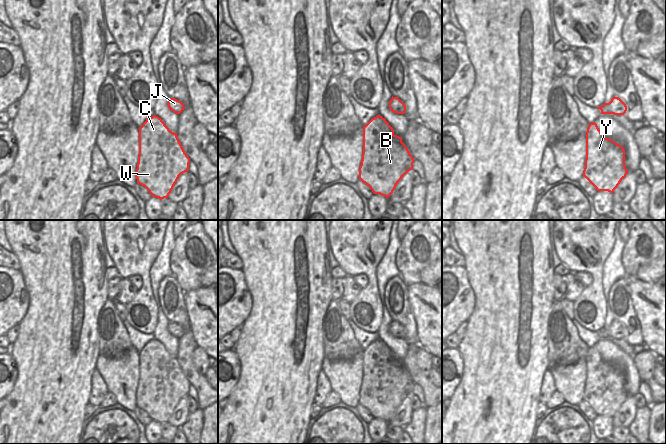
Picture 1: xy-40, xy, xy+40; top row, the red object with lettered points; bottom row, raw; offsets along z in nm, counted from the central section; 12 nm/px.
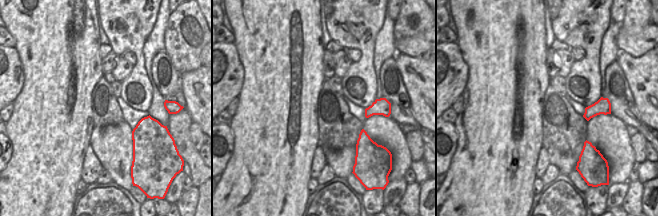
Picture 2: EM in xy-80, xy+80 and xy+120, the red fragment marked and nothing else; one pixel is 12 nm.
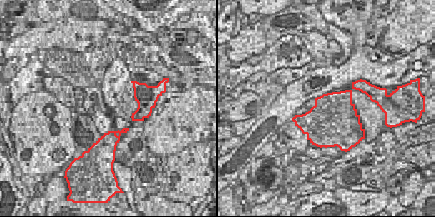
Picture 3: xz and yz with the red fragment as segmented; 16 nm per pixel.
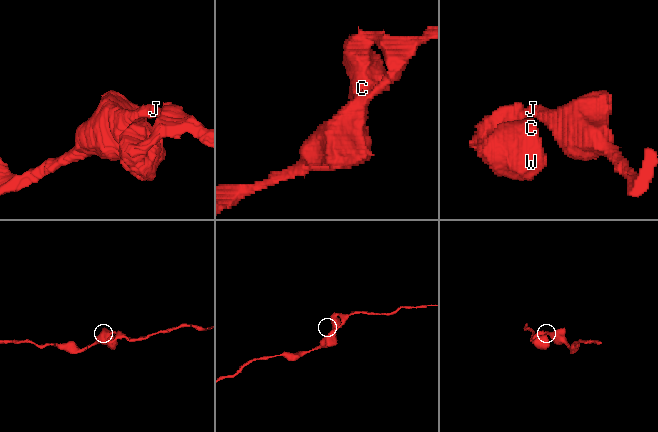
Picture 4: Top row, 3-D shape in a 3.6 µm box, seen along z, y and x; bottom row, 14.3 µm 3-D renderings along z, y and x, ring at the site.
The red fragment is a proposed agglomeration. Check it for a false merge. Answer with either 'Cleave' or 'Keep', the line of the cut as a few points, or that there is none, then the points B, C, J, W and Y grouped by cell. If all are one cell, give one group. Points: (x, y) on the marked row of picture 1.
Keep. No split. Groups: B C J W Y

